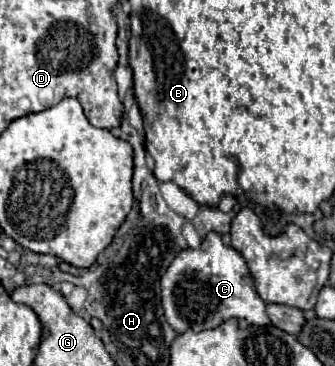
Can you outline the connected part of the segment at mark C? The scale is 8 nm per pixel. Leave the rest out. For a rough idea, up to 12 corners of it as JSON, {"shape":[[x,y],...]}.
{"shape":[[210,232],[160,284],[178,334],[270,324],[244,258]]}

